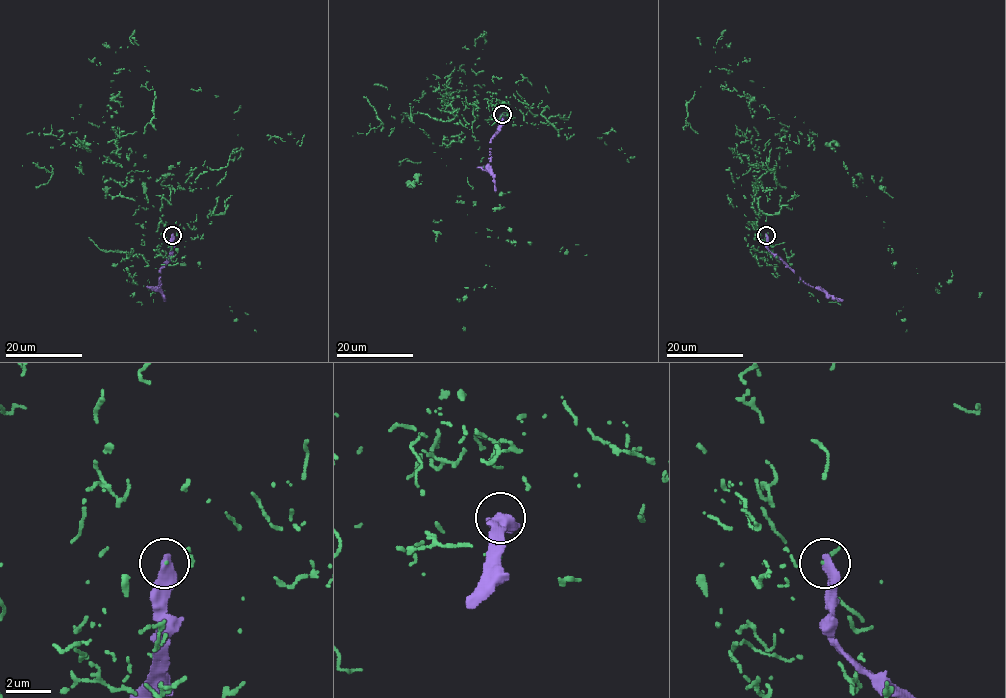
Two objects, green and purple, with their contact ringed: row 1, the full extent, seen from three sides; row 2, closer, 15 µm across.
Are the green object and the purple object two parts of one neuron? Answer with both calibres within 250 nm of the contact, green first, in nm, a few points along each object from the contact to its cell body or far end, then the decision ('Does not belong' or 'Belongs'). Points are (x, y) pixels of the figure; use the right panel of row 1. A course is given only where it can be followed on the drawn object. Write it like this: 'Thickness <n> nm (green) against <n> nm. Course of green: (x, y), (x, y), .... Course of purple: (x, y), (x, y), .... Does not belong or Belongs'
Thickness 50 nm (green) against 500 nm. Course of green: (765, 235), (753, 172), (769, 139), (809, 132), (866, 196), (894, 265), (936, 292), (952, 281), (978, 297). Course of purple: (766, 235), (767, 248), (801, 280), (843, 300). Does not belong

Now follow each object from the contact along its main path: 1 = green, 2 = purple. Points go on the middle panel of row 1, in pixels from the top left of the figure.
1: (503, 114), (477, 100), (409, 117), (417, 183), (473, 201), (476, 232), (513, 243), (466, 288), (463, 326)
2: (503, 115), (502, 126), (491, 139), (488, 172), (493, 177), (495, 192)

